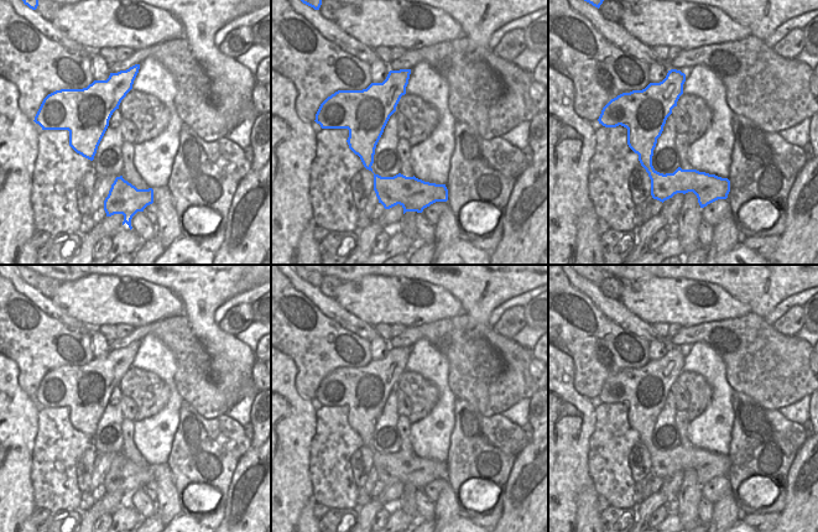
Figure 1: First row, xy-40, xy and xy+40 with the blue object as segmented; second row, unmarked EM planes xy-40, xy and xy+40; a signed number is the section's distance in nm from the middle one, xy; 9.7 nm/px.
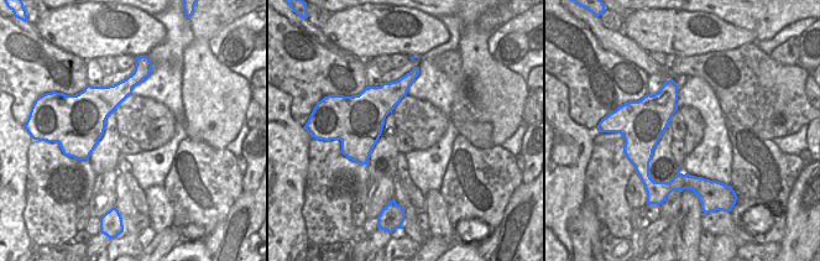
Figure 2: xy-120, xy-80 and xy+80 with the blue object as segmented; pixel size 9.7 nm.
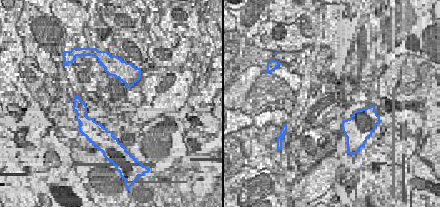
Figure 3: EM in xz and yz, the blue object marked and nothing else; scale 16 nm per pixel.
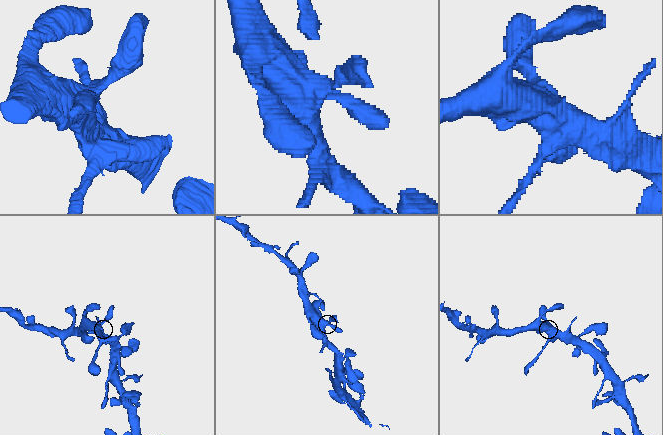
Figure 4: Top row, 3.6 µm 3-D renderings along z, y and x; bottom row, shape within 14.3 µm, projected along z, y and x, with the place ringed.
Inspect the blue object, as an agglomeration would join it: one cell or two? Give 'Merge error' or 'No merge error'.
No merge error.

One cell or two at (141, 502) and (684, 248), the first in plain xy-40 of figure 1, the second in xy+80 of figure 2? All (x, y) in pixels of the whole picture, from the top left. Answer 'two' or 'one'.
two

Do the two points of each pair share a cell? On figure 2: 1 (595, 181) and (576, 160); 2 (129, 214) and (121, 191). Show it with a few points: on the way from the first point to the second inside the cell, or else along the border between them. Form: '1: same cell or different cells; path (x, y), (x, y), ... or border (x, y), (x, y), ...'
1: different cells; border (593, 141), (593, 152), (585, 171), (585, 198)
2: same cell; path (126, 208), (123, 197)

